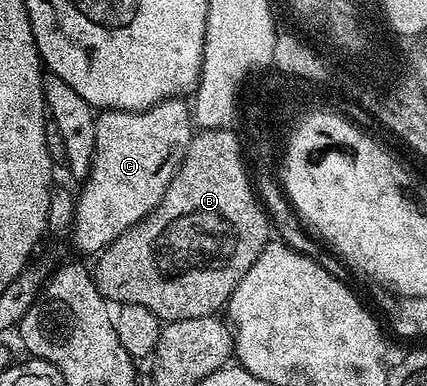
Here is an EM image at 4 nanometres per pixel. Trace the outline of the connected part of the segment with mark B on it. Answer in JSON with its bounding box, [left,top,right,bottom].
[95,128,270,323]

